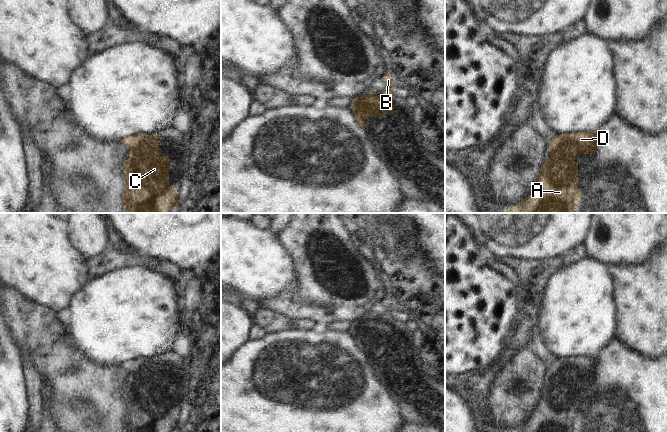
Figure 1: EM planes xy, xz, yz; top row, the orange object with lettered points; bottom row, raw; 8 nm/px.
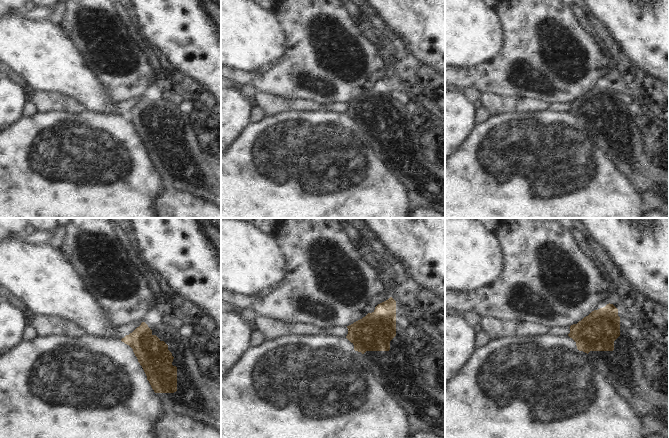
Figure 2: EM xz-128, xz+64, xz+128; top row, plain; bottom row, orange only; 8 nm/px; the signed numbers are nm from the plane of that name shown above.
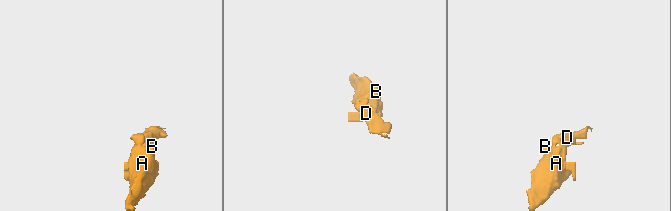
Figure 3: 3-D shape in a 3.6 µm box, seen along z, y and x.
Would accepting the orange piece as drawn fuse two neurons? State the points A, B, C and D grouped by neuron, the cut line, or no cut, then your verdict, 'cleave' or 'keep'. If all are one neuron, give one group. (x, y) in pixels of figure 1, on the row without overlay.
A B C / D | xz (353, 334), (377, 333), (381, 338) | cleave

